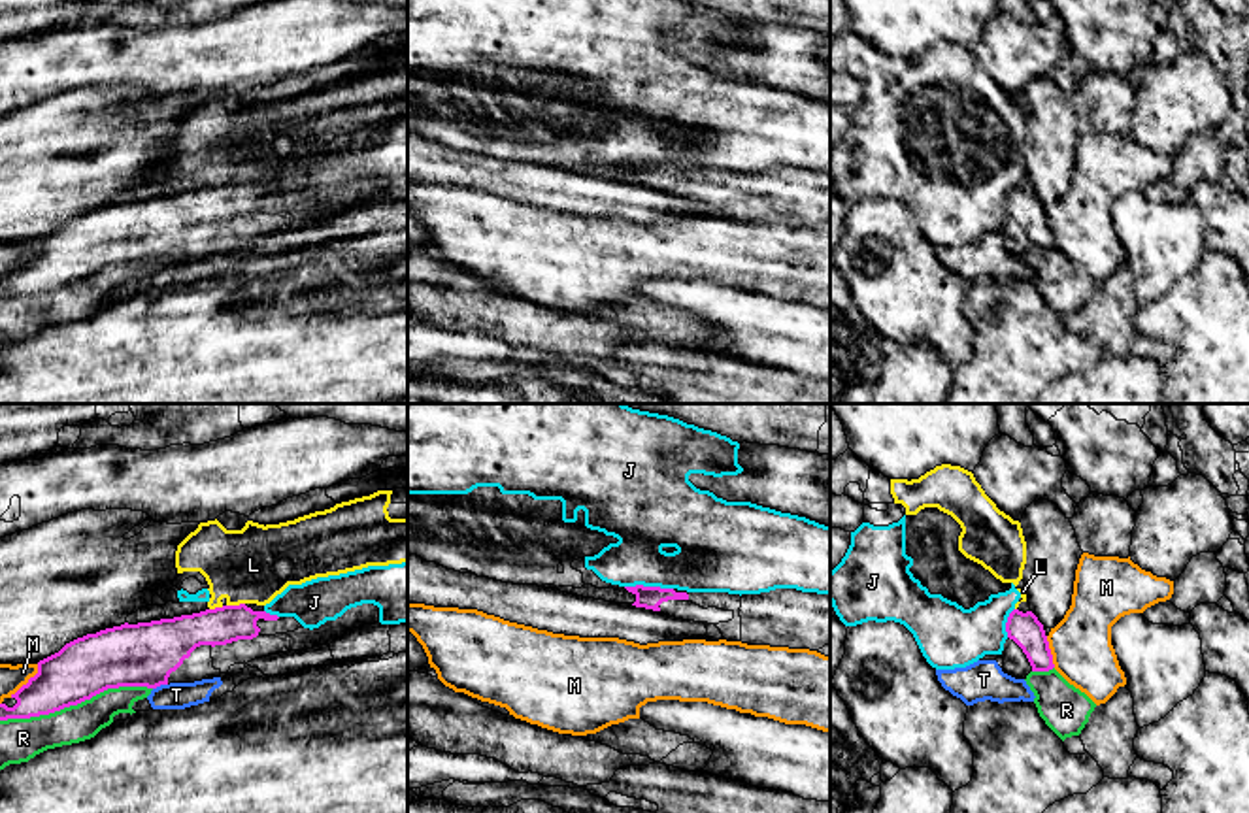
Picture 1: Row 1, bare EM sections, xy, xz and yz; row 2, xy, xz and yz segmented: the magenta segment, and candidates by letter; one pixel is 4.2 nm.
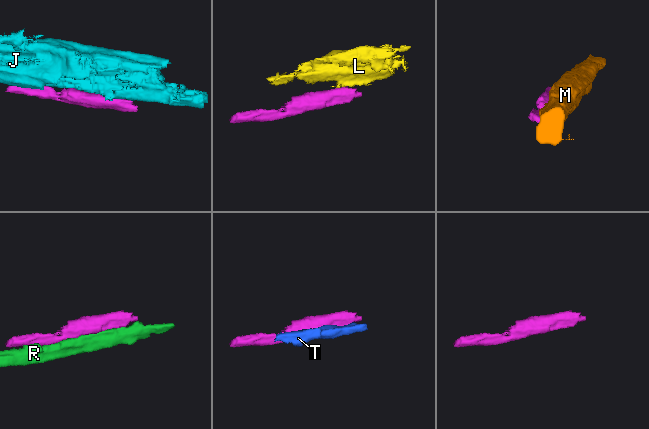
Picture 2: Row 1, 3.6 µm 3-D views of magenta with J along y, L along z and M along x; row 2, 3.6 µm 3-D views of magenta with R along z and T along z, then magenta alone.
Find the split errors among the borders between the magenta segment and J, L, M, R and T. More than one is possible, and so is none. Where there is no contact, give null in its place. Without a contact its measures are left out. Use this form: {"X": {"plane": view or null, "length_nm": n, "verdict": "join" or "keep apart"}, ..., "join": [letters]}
{"J": {"plane": "xz", "length_nm": 200, "verdict": "keep apart"}, "L": {"plane": "xy", "length_nm": 80, "verdict": "keep apart"}, "M": {"plane": "xy", "length_nm": 190, "verdict": "keep apart"}, "R": {"plane": "xy", "length_nm": 650, "verdict": "keep apart"}, "T": {"plane": "xy", "length_nm": 70, "verdict": "keep apart"}, "join": []}

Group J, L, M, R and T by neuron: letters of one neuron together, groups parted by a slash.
J L / M / R / T

